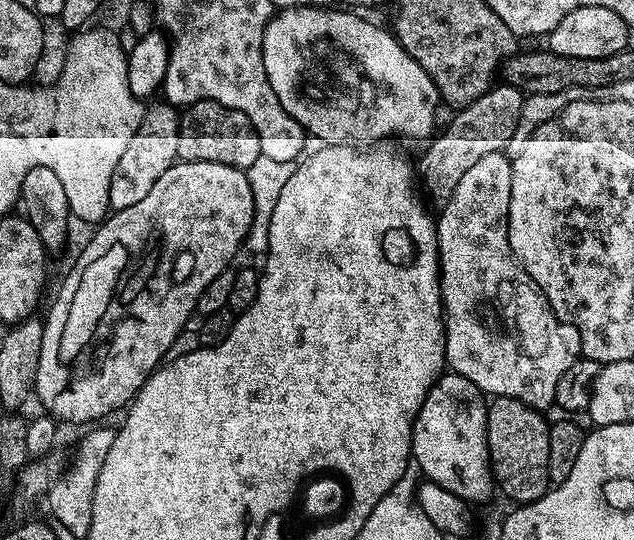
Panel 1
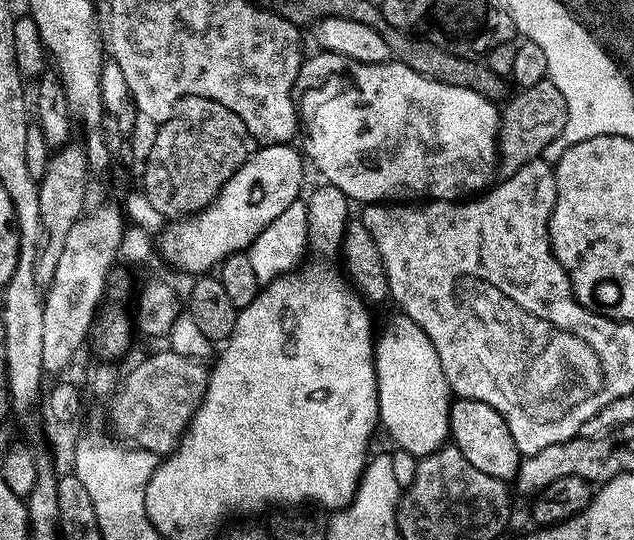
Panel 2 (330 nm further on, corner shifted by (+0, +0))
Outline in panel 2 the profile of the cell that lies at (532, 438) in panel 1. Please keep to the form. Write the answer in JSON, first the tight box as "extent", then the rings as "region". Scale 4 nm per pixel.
{"extent":[448,399,522,481],"region":[[[453,399],[452,408],[448,411],[448,426],[451,443],[462,450],[462,454],[466,454],[466,462],[482,470],[482,474],[490,474],[490,478],[515,481],[522,457],[518,446],[514,446],[510,426],[506,426],[502,414],[498,414],[494,406],[486,406],[486,402],[477,400]]]}

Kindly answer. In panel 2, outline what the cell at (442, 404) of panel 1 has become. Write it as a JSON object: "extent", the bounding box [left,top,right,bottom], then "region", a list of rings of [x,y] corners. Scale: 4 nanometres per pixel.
{"extent":[374,314,453,456],"region":[[[396,314],[396,317],[381,330],[374,344],[376,358],[376,389],[378,390],[378,406],[380,407],[380,424],[392,435],[395,447],[401,452],[409,452],[411,456],[429,456],[445,447],[450,436],[448,411],[452,408],[453,393],[446,382],[446,374],[442,370],[442,362],[438,362],[438,350],[434,350],[434,342],[426,338],[424,331],[409,316]]]}

